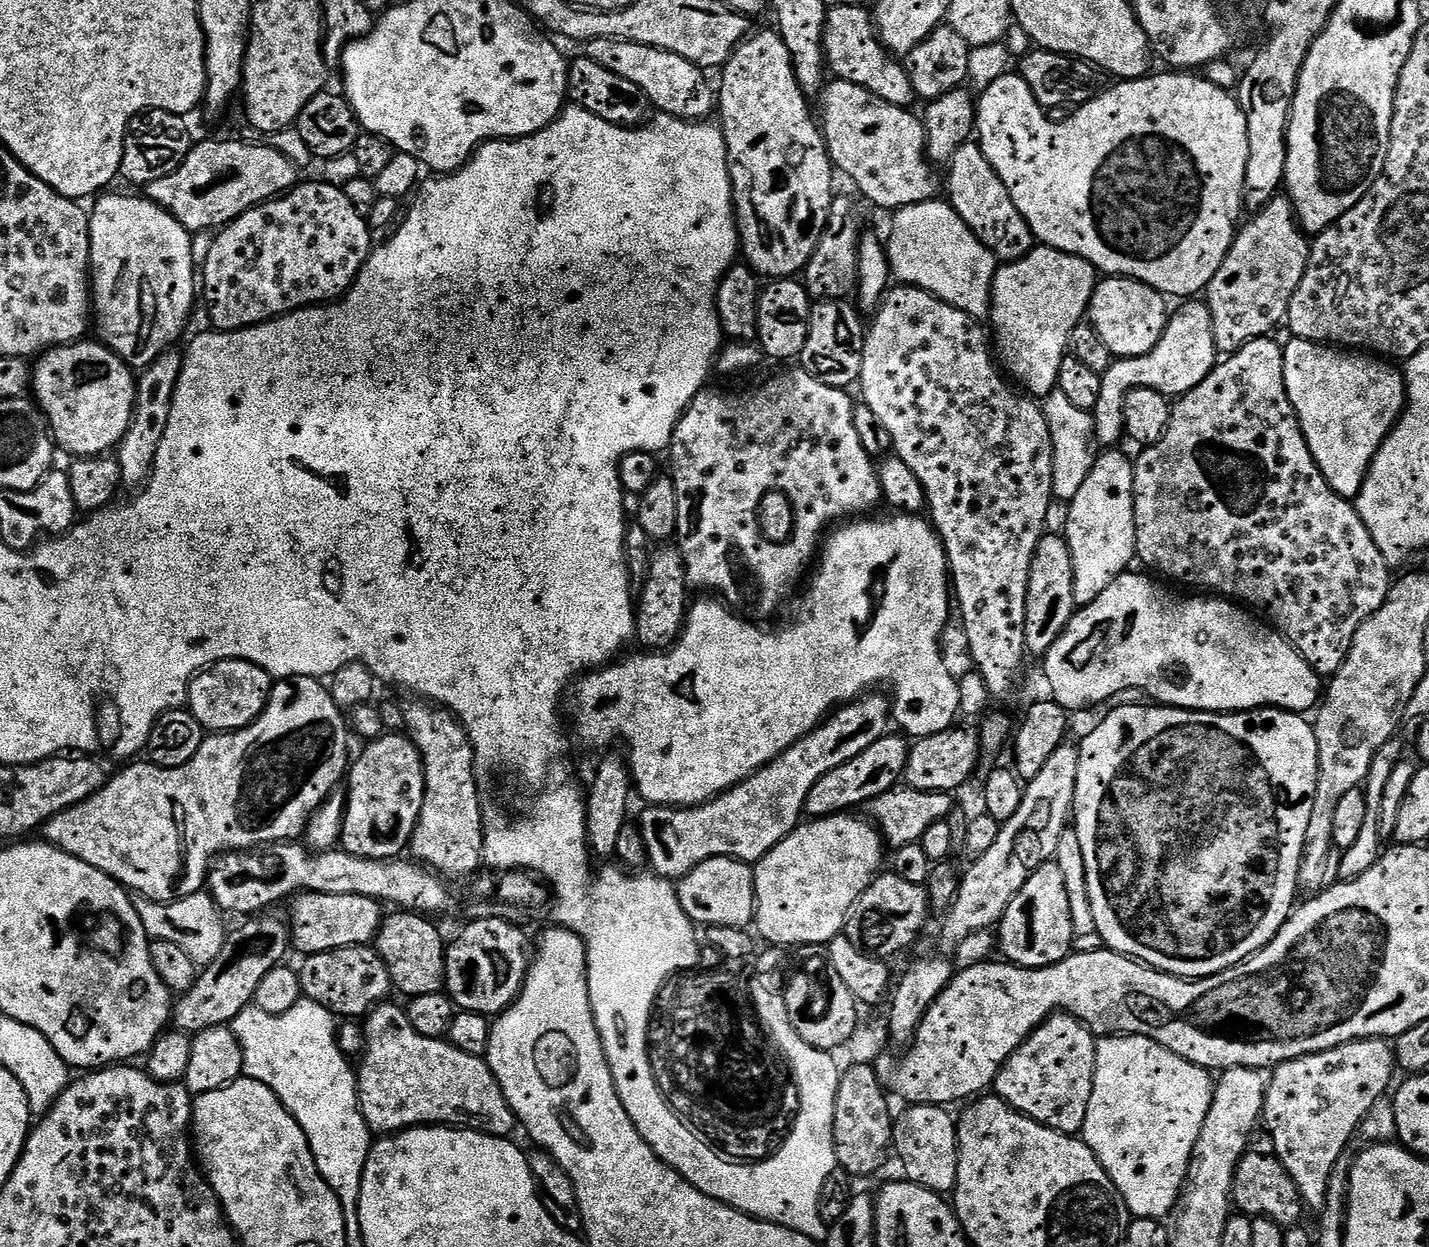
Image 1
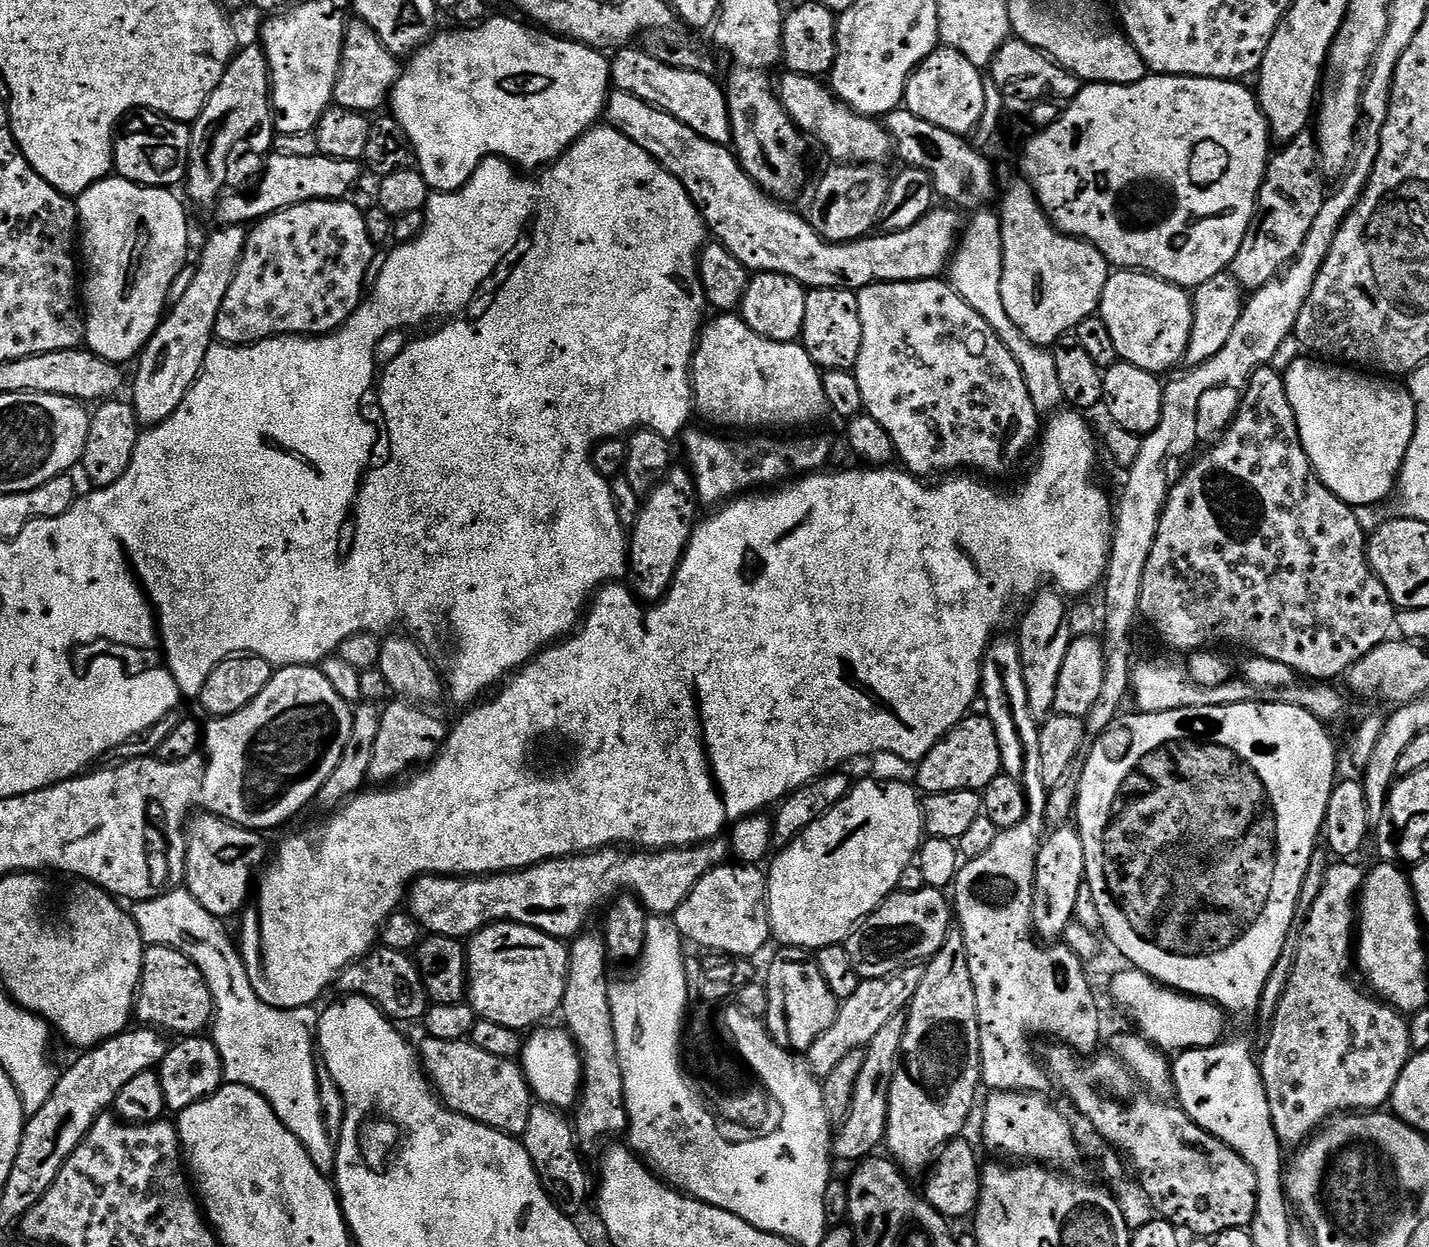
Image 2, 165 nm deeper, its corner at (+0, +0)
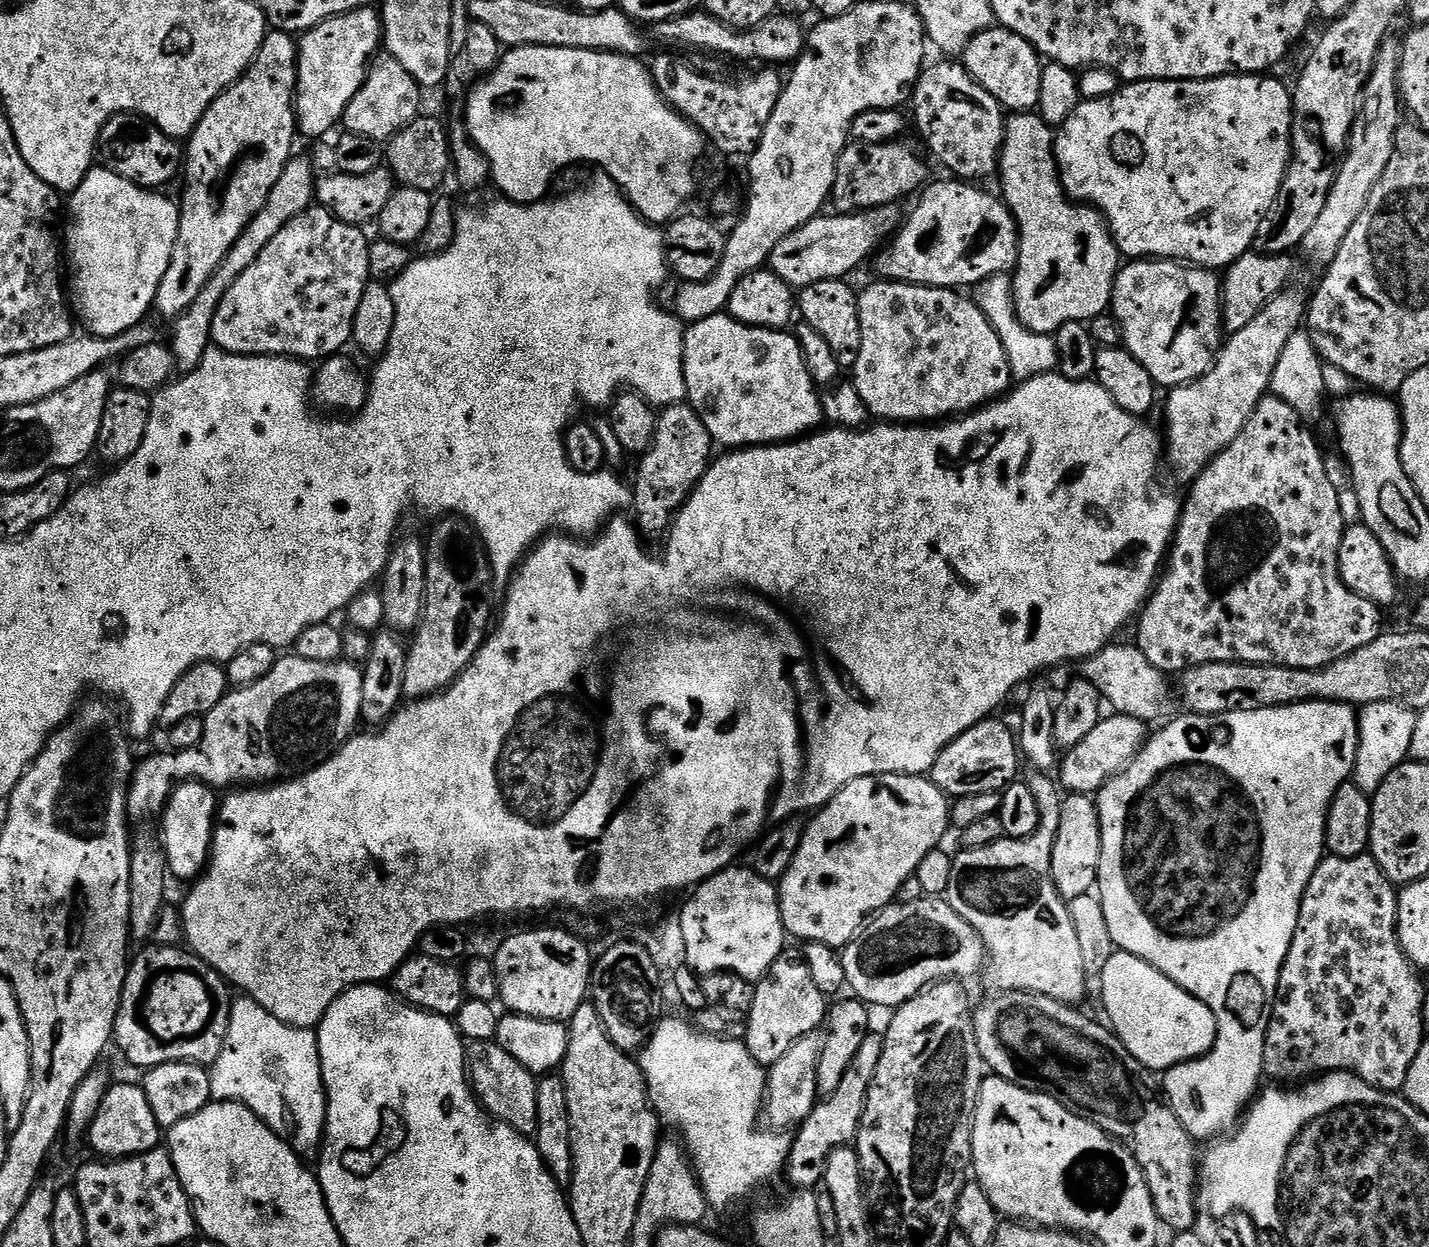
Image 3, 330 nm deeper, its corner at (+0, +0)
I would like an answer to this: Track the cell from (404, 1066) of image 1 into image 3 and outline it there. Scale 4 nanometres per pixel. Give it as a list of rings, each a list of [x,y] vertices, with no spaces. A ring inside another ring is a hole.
[[[478,1040],[469,1043],[466,1048],[466,1067],[472,1092],[484,1111],[495,1120],[509,1124],[524,1136],[532,1138],[538,1126],[538,1094],[536,1093],[537,1077],[522,1062],[518,1062],[502,1050],[495,1040]]]

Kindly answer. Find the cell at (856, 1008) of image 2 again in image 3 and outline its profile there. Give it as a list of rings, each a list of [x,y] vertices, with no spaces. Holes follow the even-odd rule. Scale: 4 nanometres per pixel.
[[[819,1031],[806,1034],[778,1058],[767,1069],[768,1086],[764,1094],[762,1116],[772,1130],[792,1130],[804,1123],[818,1103],[816,1083],[818,1082],[818,1058],[824,1045],[824,1036]]]

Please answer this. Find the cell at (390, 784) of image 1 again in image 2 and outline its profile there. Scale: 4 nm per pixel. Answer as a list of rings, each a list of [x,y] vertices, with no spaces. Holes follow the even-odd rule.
[[[396,698],[389,708],[383,709],[378,728],[378,742],[374,742],[374,762],[370,762],[369,781],[395,781],[400,778],[395,778],[395,776],[402,775],[407,768],[415,769],[417,766],[427,765],[439,756],[450,728],[447,723],[444,725],[438,717],[424,711],[428,710],[404,698]]]

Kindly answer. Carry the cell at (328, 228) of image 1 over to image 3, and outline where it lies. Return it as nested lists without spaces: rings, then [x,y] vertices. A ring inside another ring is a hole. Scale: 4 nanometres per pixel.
[[[319,206],[307,208],[302,214],[298,214],[298,218],[294,218],[286,226],[282,226],[282,230],[278,230],[278,234],[274,234],[274,238],[270,238],[266,250],[262,250],[262,254],[258,254],[255,262],[233,282],[232,288],[226,290],[226,294],[214,314],[212,344],[217,348],[221,348],[224,352],[233,352],[236,356],[291,356],[305,362],[313,362],[312,360],[323,362],[329,356],[343,353],[347,349],[344,347],[347,344],[349,346],[350,341],[353,339],[352,327],[355,324],[355,315],[358,313],[358,304],[362,301],[363,291],[366,290],[370,281],[368,270],[368,246],[370,240],[369,237],[364,237],[364,232],[363,227],[342,222],[333,212]]]

